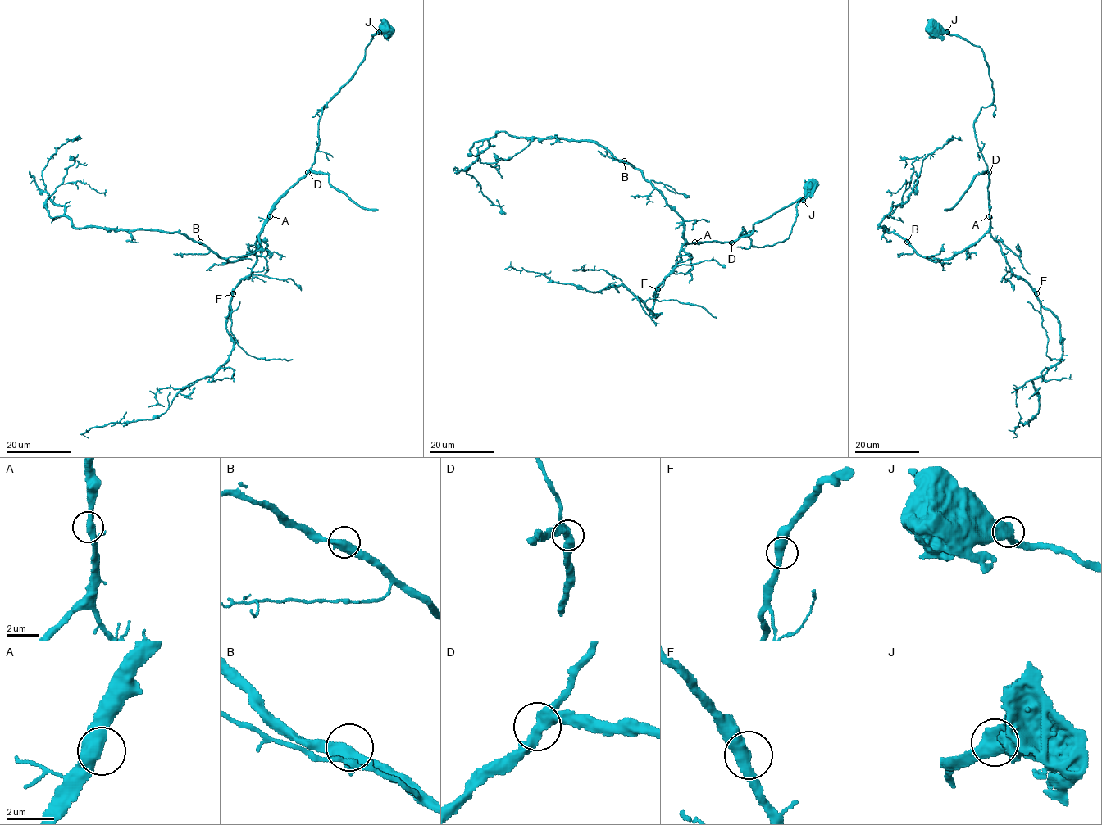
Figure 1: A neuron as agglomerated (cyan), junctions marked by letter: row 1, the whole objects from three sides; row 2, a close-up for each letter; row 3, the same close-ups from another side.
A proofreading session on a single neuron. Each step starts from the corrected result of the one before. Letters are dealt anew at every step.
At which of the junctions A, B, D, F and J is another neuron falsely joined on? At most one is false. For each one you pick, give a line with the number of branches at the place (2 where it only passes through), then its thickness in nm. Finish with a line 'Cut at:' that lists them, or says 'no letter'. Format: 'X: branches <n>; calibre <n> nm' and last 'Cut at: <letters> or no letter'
Cut at: no letter

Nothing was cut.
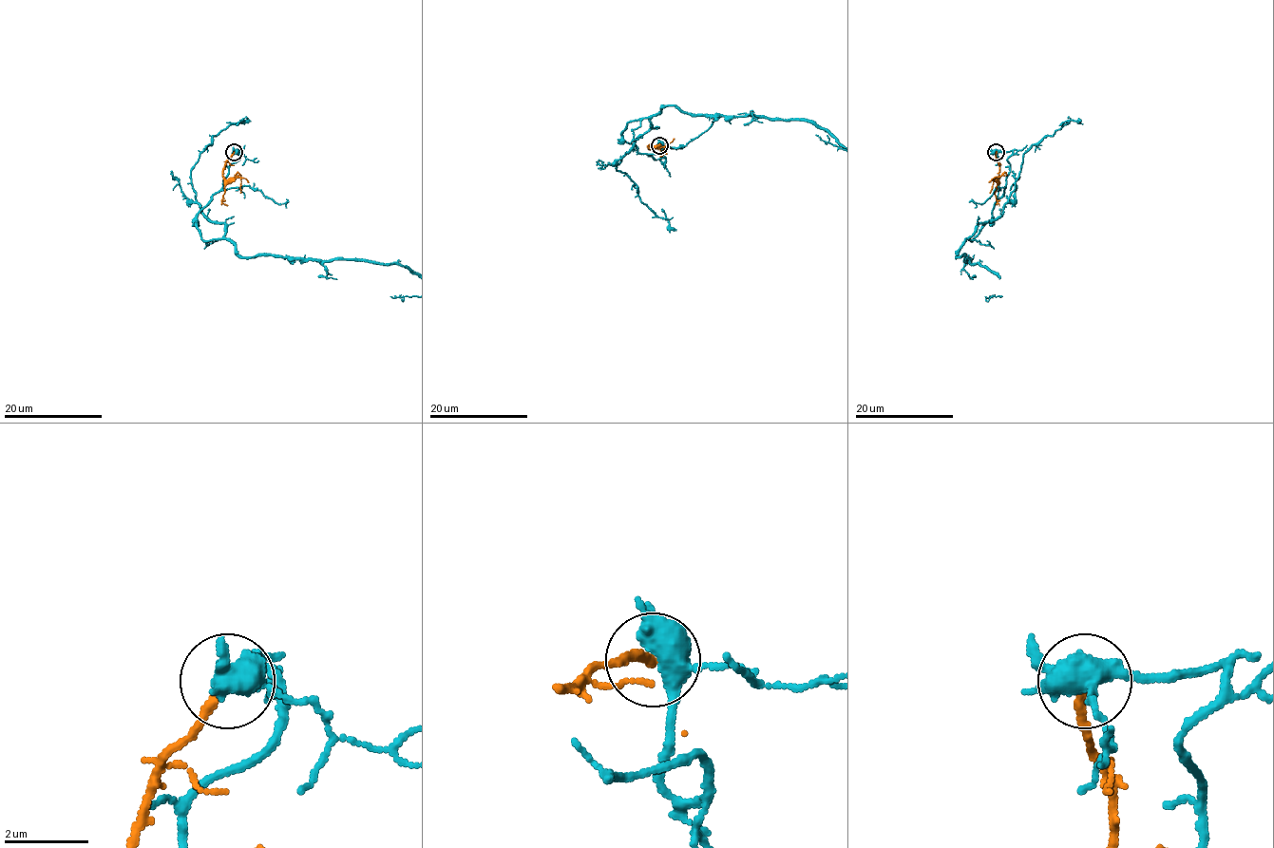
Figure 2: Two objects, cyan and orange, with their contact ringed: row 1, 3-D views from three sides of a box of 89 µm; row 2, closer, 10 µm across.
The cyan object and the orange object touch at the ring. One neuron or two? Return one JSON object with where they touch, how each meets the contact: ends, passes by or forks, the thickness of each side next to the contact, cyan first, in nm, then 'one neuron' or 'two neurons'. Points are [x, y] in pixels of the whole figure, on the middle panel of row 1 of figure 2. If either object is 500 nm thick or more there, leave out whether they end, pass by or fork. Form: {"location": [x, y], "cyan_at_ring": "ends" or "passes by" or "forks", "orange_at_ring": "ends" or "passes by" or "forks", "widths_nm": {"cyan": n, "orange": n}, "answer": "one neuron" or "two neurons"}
{"location": [659, 145], "cyan_at_ring": "forks", "orange_at_ring": "ends", "widths_nm": {"cyan": 480, "orange": 240}, "answer": "two neurons"}

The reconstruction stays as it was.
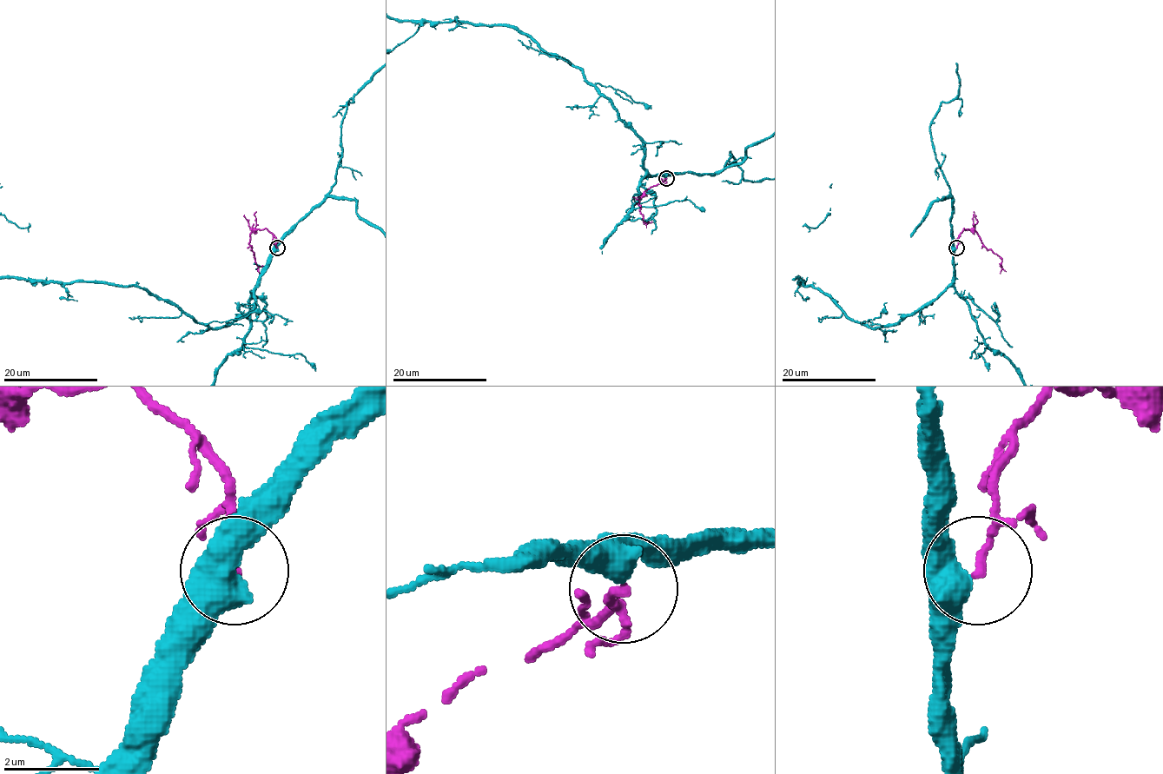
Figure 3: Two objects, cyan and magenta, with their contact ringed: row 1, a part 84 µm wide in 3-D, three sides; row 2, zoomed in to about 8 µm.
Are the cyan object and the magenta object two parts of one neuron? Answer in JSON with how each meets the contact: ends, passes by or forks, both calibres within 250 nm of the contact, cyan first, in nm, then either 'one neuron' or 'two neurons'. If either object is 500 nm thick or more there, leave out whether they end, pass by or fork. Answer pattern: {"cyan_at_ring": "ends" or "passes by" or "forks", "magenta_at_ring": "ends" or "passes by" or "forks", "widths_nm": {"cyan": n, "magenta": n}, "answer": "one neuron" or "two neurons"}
{"widths_nm": {"cyan": 500, "magenta": 170}, "answer": "one neuron"}

